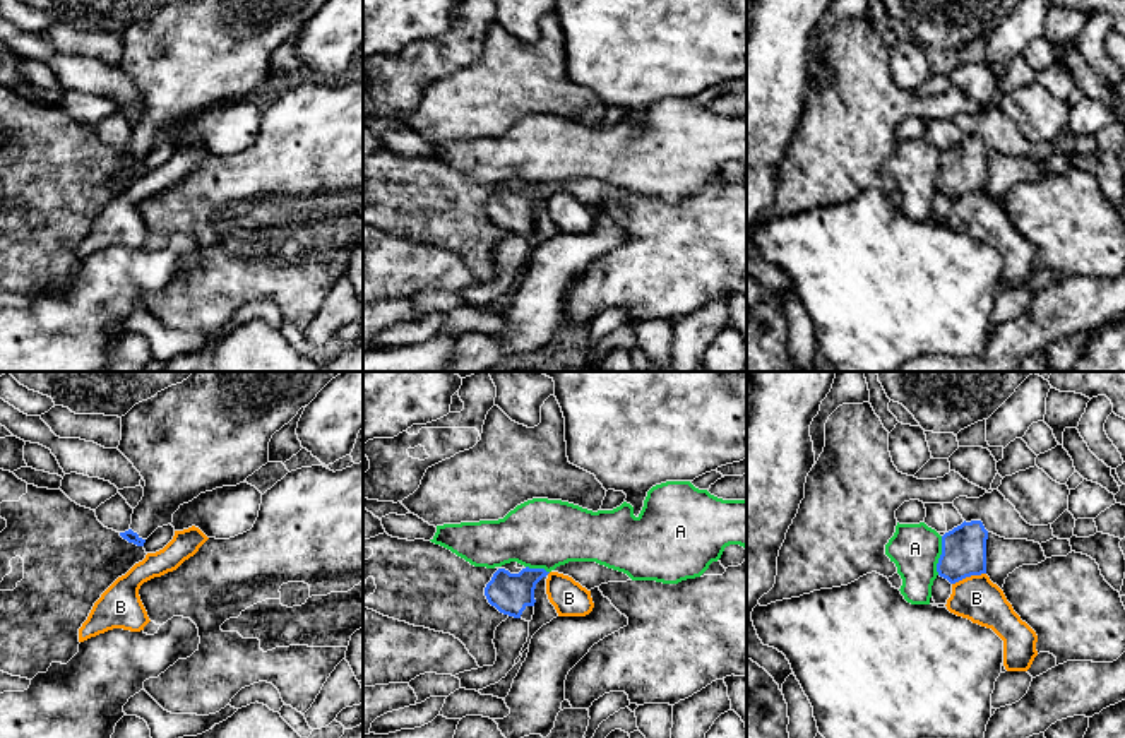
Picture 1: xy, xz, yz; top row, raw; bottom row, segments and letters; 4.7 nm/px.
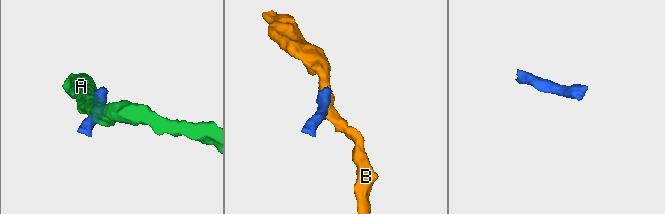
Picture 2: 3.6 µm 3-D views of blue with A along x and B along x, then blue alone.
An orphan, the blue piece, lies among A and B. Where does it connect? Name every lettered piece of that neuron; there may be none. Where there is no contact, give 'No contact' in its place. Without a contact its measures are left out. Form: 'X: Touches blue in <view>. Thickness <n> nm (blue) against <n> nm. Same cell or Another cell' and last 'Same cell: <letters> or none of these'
A: Touches blue in yz. Thickness 200 nm (blue) against 240 nm. Another cell
B: Touches blue in yz. Thickness 200 nm (blue) against 220 nm. Another cell
Same cell: none of these

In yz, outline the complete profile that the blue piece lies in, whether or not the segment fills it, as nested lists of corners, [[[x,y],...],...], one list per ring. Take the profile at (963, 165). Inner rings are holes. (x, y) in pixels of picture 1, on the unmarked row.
[[[964,137],[945,149],[937,180],[938,192],[955,200],[966,193],[986,190],[986,156],[988,147],[981,137]]]

